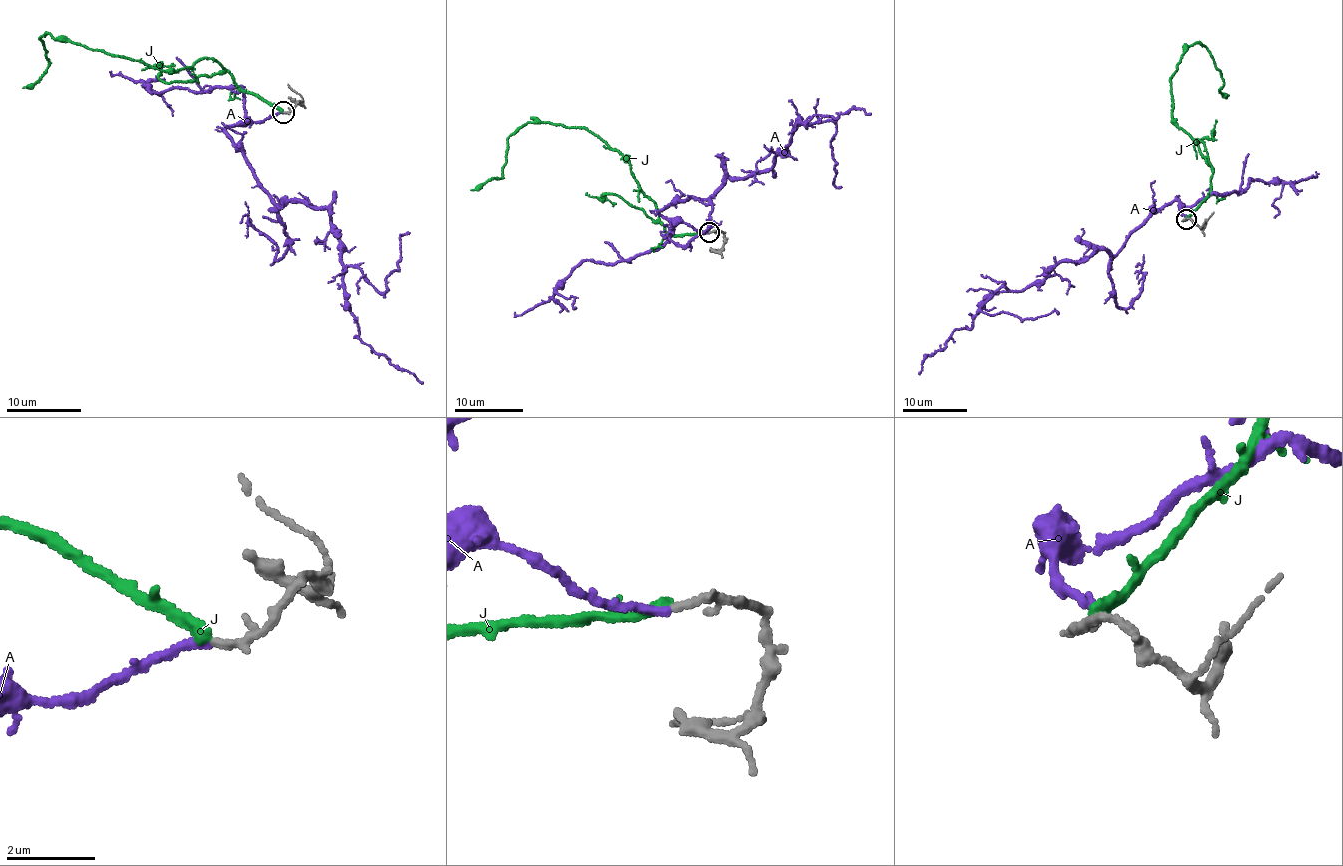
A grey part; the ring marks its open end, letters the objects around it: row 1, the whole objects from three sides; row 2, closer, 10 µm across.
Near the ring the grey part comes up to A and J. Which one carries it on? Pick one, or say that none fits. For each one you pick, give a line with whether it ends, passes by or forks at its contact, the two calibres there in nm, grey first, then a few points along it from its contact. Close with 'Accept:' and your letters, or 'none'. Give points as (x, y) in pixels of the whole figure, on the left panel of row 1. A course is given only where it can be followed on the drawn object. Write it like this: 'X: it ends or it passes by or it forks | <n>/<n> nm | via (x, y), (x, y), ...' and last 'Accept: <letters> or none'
A: it ends | 130/180 nm | via (282, 113), (225, 129), (274, 202), (330, 208), (342, 273), (359, 267), (386, 292), (401, 236), (409, 232)
Accept: A

